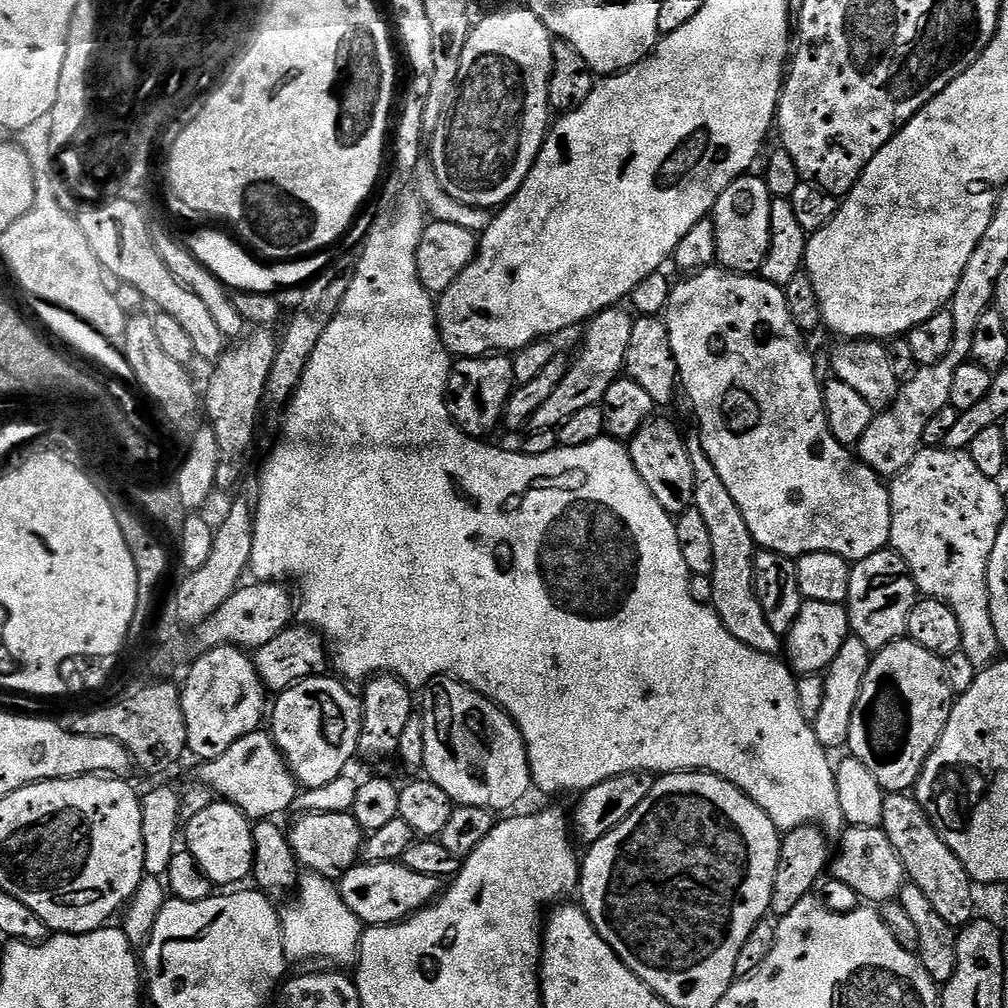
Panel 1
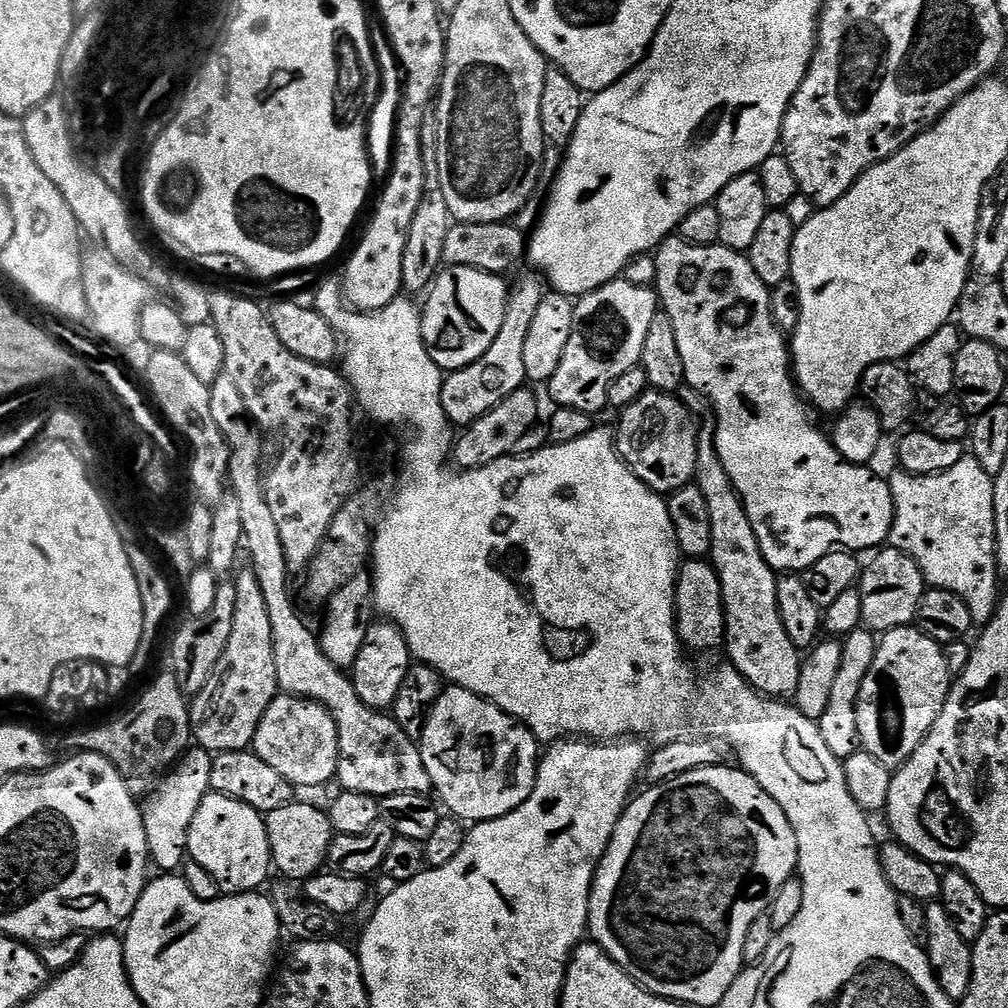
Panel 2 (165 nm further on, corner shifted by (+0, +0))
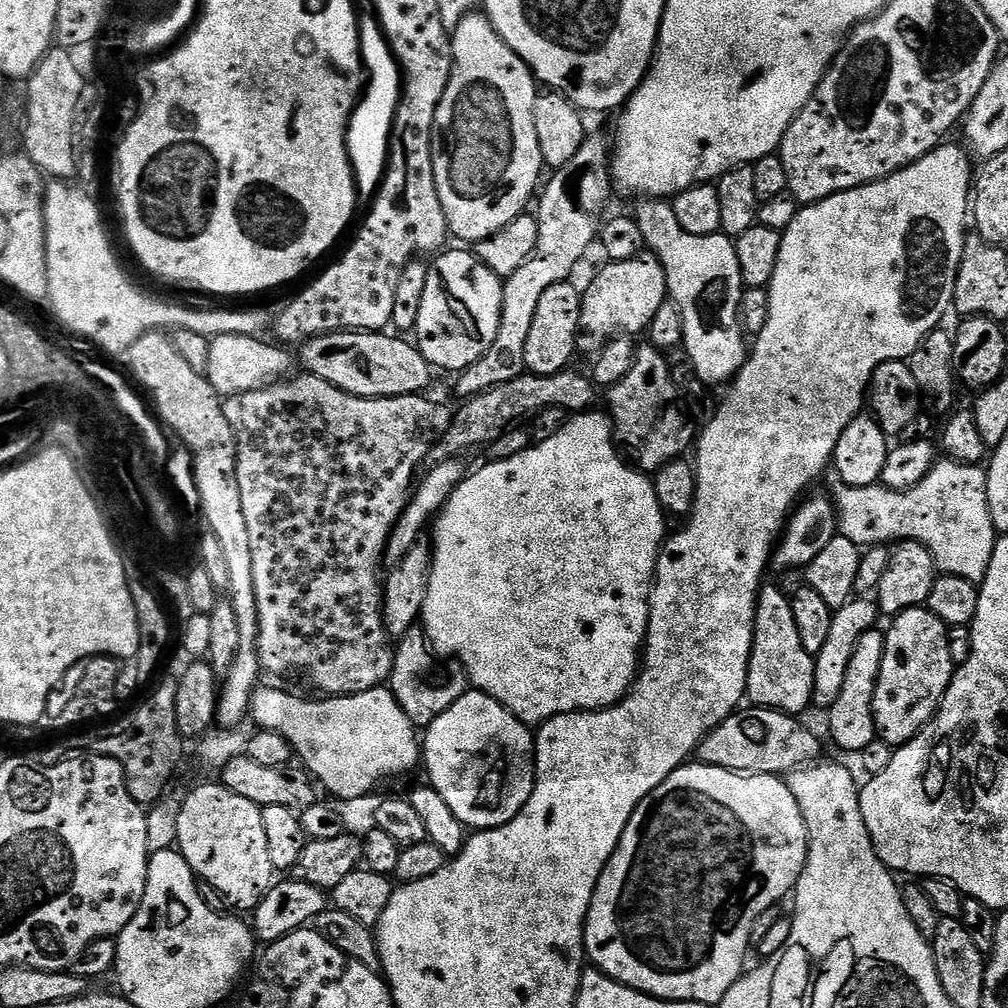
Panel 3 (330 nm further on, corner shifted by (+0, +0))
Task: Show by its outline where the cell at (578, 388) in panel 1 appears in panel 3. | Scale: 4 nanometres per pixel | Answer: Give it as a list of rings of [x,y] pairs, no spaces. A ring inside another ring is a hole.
[[[641,254],[630,258],[626,262],[608,262],[605,268],[592,280],[592,285],[582,292],[582,314],[580,315],[580,330],[582,344],[593,350],[599,350],[613,340],[615,336],[643,333],[648,323],[658,314],[658,306],[662,306],[669,299],[666,270],[662,262],[651,254]]]

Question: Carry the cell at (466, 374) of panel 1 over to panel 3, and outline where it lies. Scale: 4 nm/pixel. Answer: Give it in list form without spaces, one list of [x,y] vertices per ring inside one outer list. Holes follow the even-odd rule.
[[[585,135],[582,147],[566,166],[555,169],[552,177],[543,185],[539,193],[540,205],[534,209],[538,222],[538,246],[534,254],[515,274],[510,274],[502,284],[502,310],[498,322],[498,334],[494,342],[478,362],[463,369],[455,377],[456,392],[460,398],[477,396],[502,382],[523,376],[526,369],[526,337],[534,323],[534,313],[538,311],[538,301],[550,286],[565,283],[568,276],[580,264],[580,259],[588,252],[591,244],[597,243],[602,221],[605,219],[604,207],[608,195],[614,192],[614,181],[610,167],[612,144],[604,136]]]

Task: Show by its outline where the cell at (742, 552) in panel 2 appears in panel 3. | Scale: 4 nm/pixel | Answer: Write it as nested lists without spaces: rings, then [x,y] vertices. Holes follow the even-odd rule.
[[[765,583],[756,603],[754,642],[748,667],[747,699],[758,708],[772,708],[775,712],[804,714],[813,707],[815,659],[802,646],[789,593]]]

